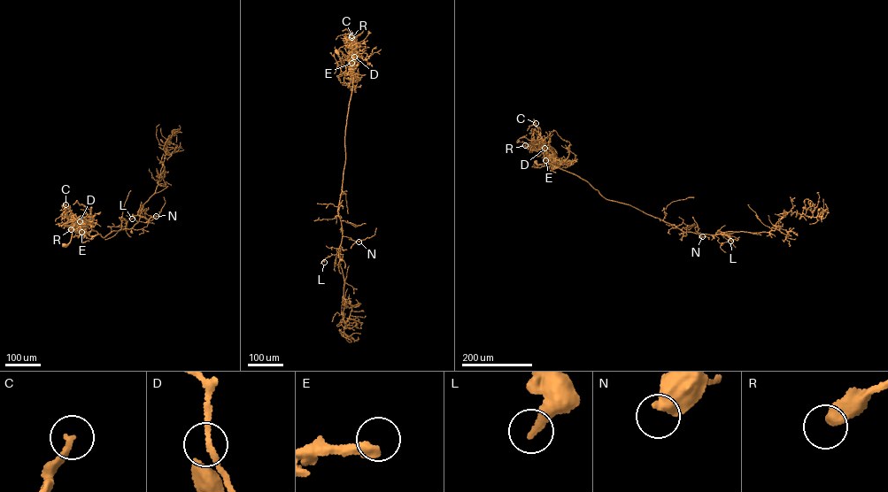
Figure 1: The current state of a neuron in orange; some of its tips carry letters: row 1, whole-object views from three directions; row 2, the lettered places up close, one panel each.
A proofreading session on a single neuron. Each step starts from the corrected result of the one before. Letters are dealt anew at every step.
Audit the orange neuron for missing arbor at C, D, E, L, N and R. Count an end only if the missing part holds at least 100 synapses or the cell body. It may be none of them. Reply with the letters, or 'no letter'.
E

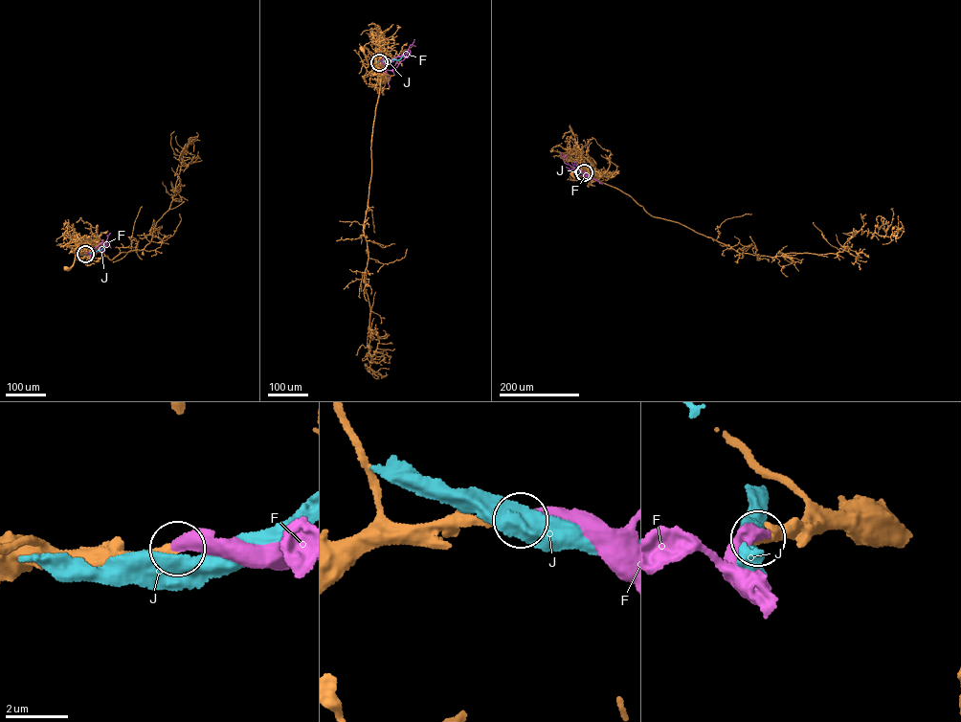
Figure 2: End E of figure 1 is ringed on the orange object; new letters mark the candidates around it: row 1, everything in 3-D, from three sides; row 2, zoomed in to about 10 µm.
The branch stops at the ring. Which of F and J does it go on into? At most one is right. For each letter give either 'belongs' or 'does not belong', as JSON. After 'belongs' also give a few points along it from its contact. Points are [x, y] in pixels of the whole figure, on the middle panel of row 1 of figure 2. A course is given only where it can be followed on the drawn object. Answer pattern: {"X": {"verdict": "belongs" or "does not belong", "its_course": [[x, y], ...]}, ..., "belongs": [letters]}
{"F": {"verdict": "belongs", "its_course": [[379, 62], [387, 69], [394, 69], [405, 58], [414, 39]]}, "J": {"verdict": "does not belong"}, "belongs": ["F"]}

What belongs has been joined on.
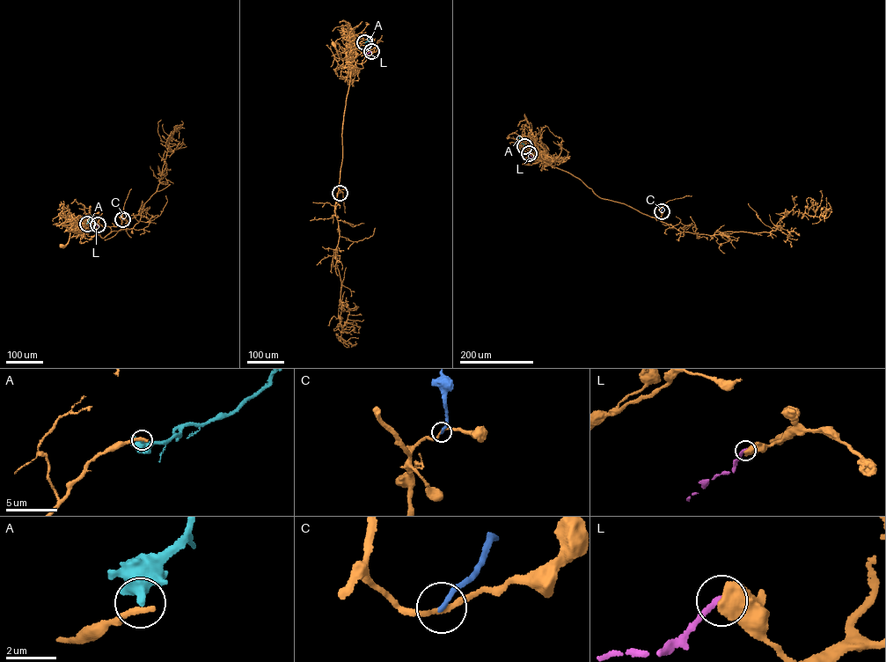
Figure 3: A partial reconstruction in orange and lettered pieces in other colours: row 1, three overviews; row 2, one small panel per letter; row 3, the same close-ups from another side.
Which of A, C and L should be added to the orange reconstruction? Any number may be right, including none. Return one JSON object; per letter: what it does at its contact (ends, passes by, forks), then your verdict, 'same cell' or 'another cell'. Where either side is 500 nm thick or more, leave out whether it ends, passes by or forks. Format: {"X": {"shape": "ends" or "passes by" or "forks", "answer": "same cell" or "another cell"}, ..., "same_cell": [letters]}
{"A": {"shape": "ends", "answer": "another cell"}, "C": {"shape": "ends", "answer": "another cell"}, "L": {"answer": "another cell"}, "same_cell": []}

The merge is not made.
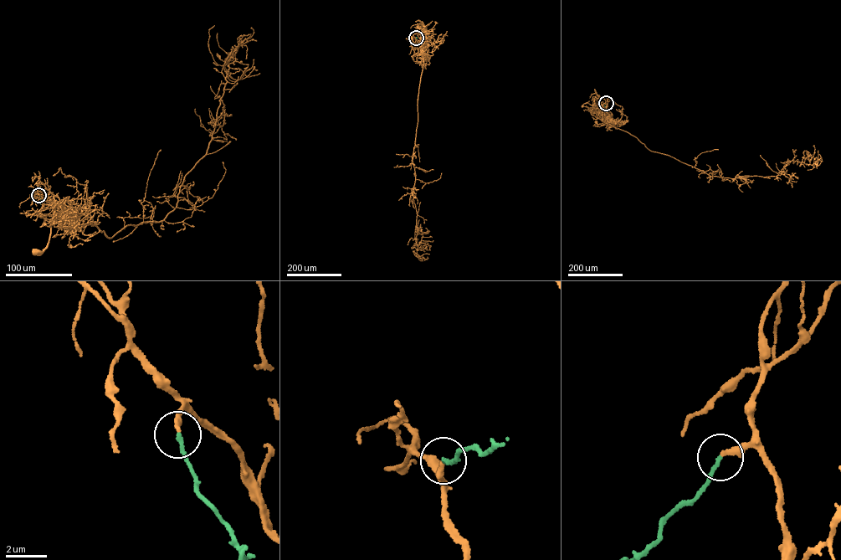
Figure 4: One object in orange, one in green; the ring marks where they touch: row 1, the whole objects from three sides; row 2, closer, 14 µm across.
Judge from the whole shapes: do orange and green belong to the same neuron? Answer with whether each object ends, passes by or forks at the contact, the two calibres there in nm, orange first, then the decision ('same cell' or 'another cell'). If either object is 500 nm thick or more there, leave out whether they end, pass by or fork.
orange ends there; green ends there; 240 nm thick on the orange side, 190 nm on the other; same cell

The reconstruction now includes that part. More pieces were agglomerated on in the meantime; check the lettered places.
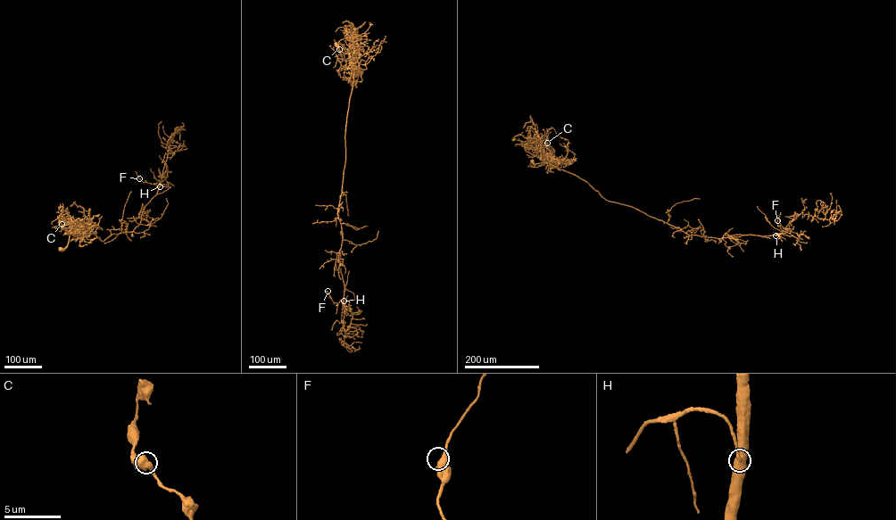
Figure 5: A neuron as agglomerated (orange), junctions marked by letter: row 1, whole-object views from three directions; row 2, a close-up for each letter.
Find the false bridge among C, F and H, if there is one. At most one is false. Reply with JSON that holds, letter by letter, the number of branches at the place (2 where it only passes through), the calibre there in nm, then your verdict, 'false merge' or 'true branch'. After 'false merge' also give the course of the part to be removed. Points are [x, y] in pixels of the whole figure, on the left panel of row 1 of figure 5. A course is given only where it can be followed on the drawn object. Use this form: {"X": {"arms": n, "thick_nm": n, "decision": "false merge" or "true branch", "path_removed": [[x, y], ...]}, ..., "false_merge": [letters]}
{"C": {"arms": 2, "thick_nm": 800, "decision": "true branch"}, "F": {"arms": 2, "thick_nm": 650, "decision": "true branch"}, "H": {"arms": 1, "thick_nm": 700, "decision": "true branch"}, "false_merge": []}

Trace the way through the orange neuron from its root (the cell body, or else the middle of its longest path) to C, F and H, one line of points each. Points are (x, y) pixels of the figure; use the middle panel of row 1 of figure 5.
C: (336, 44), (345, 61), (349, 54), (339, 53), (339, 49)
F: (336, 44), (343, 59), (357, 61), (337, 212), (344, 300), (333, 302), (327, 291)
H: (336, 44), (343, 59), (357, 61), (345, 123), (345, 159), (337, 212), (342, 236), (338, 255), (344, 301)

